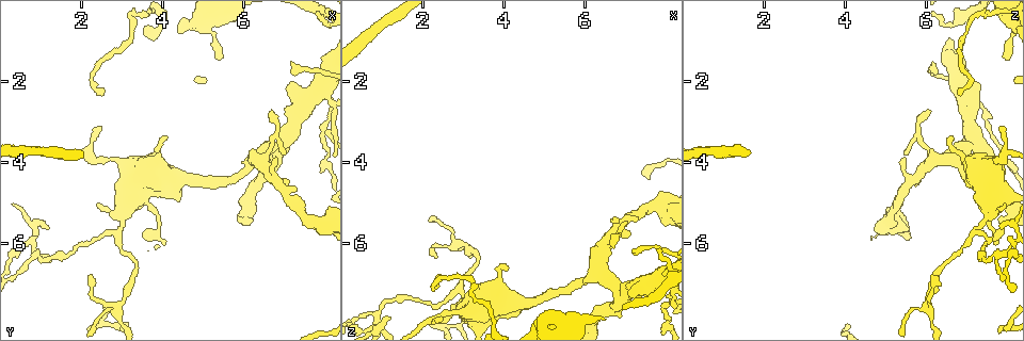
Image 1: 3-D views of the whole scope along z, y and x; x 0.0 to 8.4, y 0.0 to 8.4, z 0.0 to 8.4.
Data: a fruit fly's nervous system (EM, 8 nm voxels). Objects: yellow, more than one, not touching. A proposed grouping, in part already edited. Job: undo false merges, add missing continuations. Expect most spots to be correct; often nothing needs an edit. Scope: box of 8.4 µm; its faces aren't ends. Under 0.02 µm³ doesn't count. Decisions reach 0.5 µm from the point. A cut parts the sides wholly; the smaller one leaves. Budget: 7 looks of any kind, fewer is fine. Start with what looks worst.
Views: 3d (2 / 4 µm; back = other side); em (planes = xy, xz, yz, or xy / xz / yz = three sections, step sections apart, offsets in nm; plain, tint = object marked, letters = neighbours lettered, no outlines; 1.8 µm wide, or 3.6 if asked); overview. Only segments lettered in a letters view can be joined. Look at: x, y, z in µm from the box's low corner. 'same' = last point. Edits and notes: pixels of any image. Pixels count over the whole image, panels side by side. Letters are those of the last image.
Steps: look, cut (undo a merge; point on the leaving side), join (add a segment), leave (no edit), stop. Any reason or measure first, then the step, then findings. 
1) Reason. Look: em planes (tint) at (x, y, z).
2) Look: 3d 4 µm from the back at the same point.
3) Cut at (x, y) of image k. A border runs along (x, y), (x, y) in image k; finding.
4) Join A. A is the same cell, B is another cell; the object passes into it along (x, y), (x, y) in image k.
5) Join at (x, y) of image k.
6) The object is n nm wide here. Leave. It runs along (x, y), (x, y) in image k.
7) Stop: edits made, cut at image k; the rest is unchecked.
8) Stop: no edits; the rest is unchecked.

End of a long branch. Look: em planes (tint) at (5.90, 5.35, 7.80).

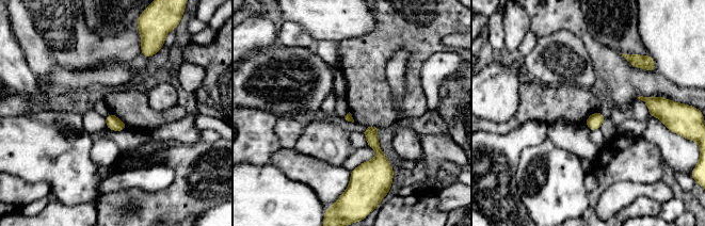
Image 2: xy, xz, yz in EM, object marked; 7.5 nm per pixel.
See the neighbours. Look: em planes (letters) at the same point.

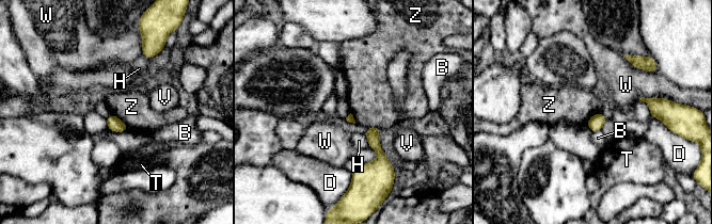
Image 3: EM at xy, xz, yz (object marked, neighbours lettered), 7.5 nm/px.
Leave. B, D, H, T, V, W and Z are other cells; a border runs along (111, 112), (129, 129) in image 3; none of them fits.

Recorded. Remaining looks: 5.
Four arms meet. Look: em planes (letters) at (0.95, 6.30, 7.65).

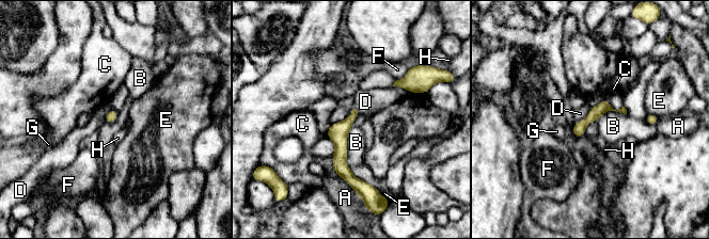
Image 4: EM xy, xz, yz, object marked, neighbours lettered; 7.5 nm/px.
The longest contact is with B, 320 nm. Leave. A, B, C, D, E, F, G and H are other cells; a border runs along (357, 109), (331, 125) in image 4; continuous, no second neuron.

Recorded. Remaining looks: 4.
Look: 3d 4 µm at (5.45, 1.50, 8.00).

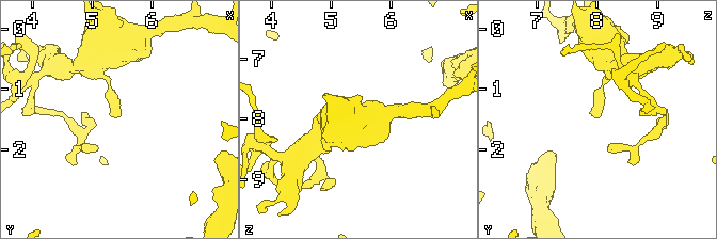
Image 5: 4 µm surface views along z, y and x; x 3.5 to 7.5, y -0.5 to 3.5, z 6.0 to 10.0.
Shape alone is not enough. Look: em planes (letters) at (5.45, 1.50, 7.95).

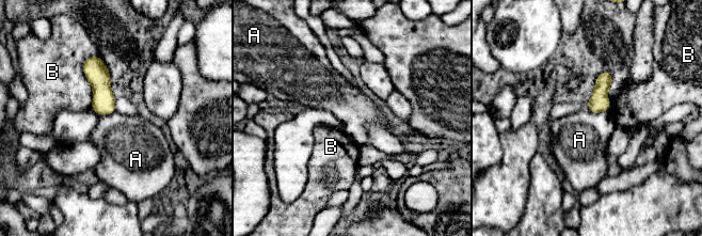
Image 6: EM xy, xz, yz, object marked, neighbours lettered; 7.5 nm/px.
The object is 150 nm wide here. Leave. A and B are other cells; a border runs along (587, 109), (592, 112), (607, 111) in image 6; no lettered segment goes on from it.

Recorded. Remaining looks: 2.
Stop: no edits; the rest is unchecked.

